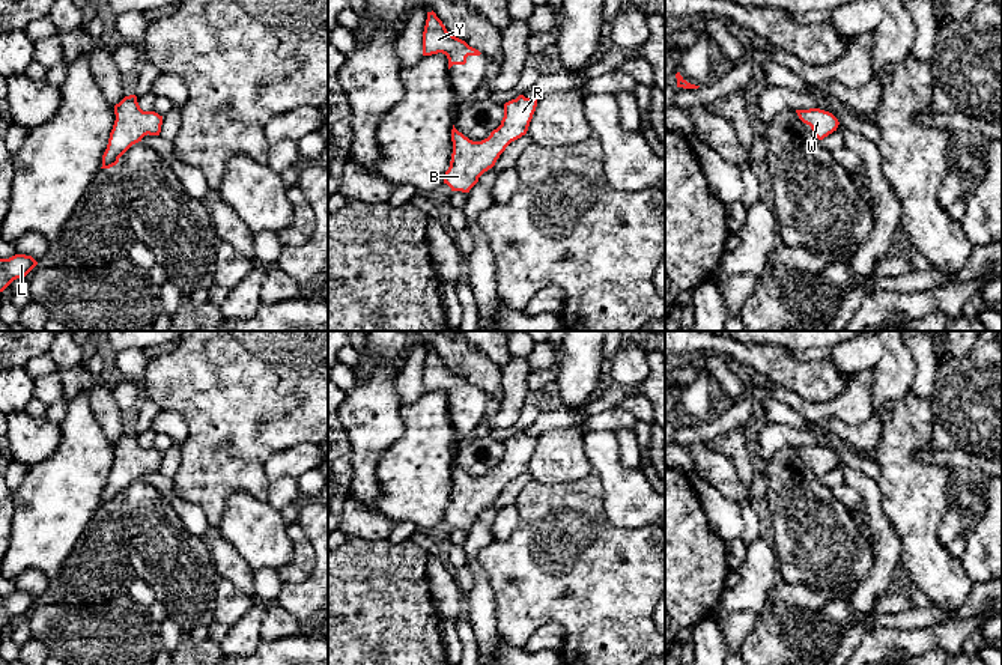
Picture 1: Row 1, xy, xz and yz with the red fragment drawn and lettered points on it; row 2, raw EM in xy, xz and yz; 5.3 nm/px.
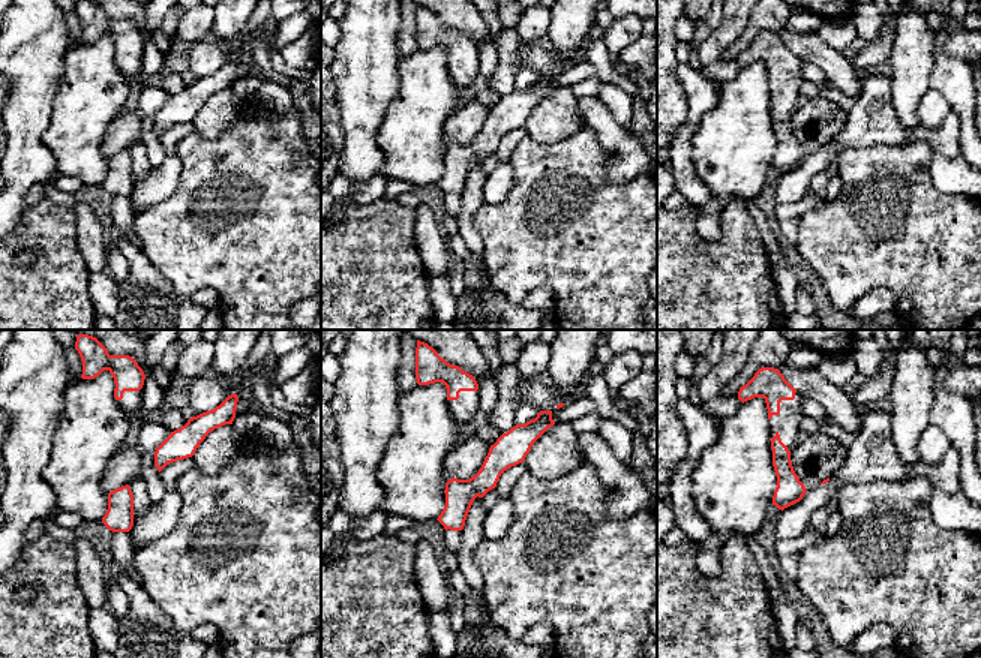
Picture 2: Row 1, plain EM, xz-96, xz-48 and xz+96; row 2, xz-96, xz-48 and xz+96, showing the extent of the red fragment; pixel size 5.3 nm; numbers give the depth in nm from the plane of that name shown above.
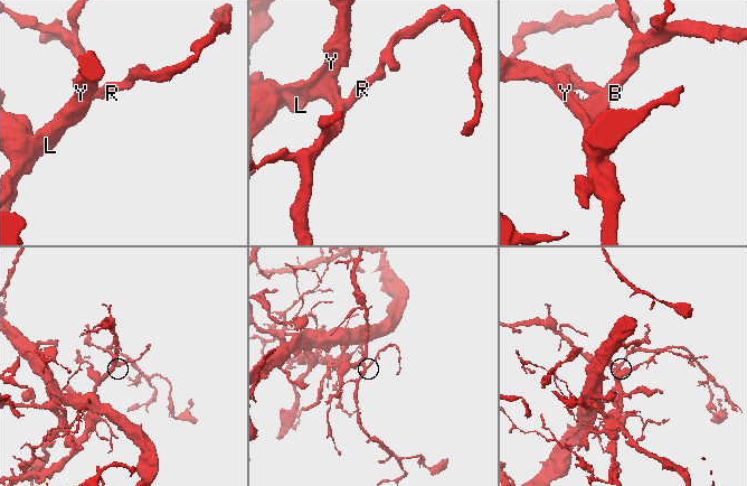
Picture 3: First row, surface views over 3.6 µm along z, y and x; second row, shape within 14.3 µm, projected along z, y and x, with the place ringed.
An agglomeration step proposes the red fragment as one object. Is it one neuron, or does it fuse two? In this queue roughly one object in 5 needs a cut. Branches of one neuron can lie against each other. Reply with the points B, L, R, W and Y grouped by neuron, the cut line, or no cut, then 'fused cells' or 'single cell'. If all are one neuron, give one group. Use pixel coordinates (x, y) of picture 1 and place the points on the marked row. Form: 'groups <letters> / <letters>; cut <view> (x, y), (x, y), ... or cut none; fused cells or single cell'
groups B L R W Y; cut none; single cell

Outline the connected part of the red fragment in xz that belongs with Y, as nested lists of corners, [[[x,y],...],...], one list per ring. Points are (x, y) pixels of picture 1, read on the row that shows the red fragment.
[[[427,12],[427,20],[423,32],[423,56],[442,53],[448,59],[448,69],[453,65],[465,65],[468,56],[480,56],[481,53],[469,47],[465,41],[450,35],[436,17]]]

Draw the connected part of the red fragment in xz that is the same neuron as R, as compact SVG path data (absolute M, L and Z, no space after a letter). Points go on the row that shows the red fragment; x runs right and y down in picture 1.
M524 95L506 102L501 125L481 141L469 140L453 125L453 153L444 184L451 191L469 193L478 178L495 165L506 147L527 134L536 107L537 99L530 99Z

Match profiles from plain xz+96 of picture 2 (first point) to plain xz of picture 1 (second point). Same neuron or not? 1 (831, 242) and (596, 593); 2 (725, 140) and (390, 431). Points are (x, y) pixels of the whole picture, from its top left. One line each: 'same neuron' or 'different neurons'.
1: same neuron
2: different neurons

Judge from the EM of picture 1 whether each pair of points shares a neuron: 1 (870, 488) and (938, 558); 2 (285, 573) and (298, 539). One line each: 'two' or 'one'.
1: two
2: one

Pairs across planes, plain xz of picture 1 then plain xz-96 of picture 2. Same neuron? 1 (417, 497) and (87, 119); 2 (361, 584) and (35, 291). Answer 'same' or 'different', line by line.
1: same
2: same

